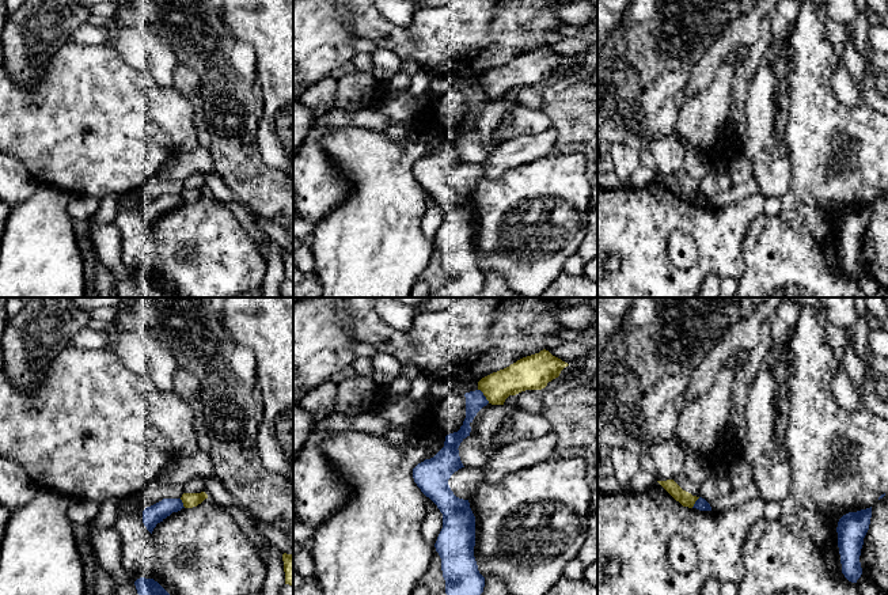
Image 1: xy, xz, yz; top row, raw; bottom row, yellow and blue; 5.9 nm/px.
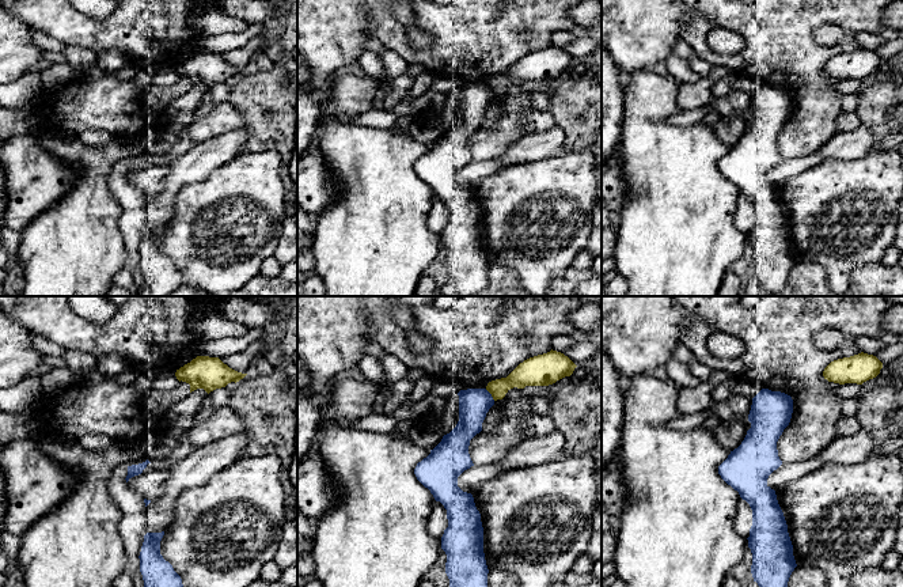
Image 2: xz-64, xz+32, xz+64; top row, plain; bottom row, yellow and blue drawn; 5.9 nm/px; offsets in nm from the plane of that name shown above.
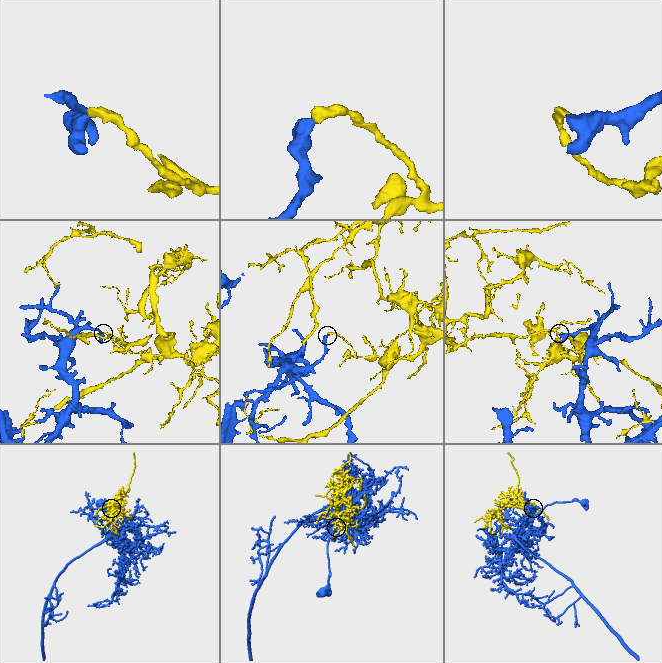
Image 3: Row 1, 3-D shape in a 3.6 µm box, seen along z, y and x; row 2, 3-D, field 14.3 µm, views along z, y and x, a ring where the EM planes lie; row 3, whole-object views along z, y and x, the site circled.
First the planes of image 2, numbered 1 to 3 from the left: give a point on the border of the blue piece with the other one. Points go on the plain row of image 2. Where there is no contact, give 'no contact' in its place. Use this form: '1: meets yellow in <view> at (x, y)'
1: no contact
2: meets yellow in xz+32 at (490, 89)
3: no contact

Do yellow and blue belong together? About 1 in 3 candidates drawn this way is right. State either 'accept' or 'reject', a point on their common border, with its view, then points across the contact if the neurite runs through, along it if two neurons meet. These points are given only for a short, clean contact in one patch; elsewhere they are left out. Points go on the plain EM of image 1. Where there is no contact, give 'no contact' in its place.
reject; contact xz (484, 90); border xz (478, 84), (489, 98)

